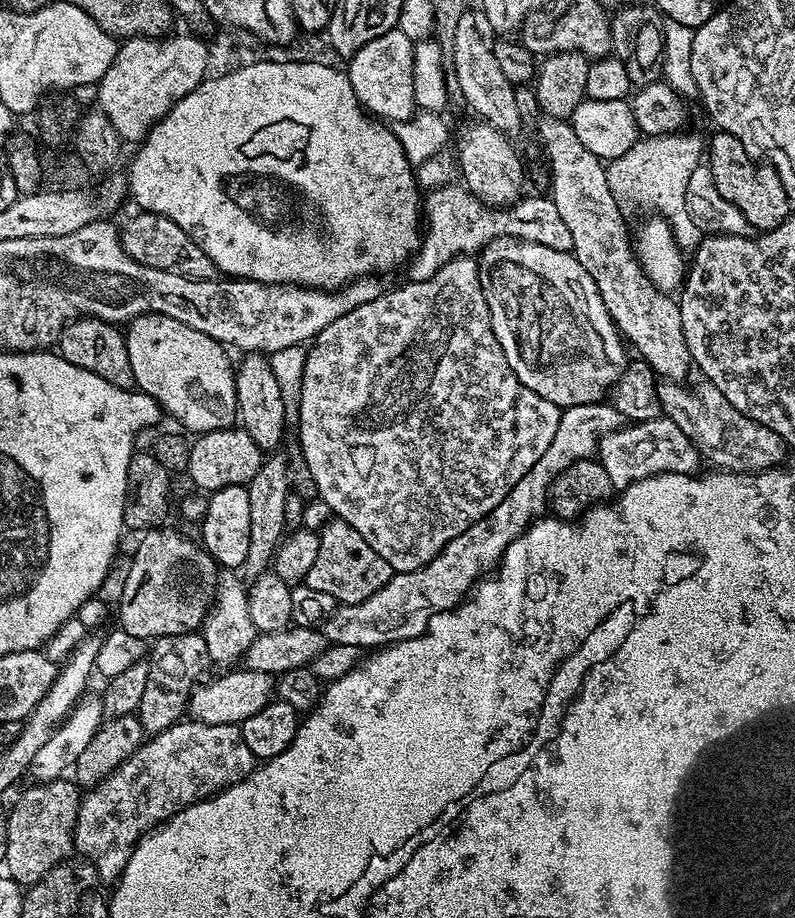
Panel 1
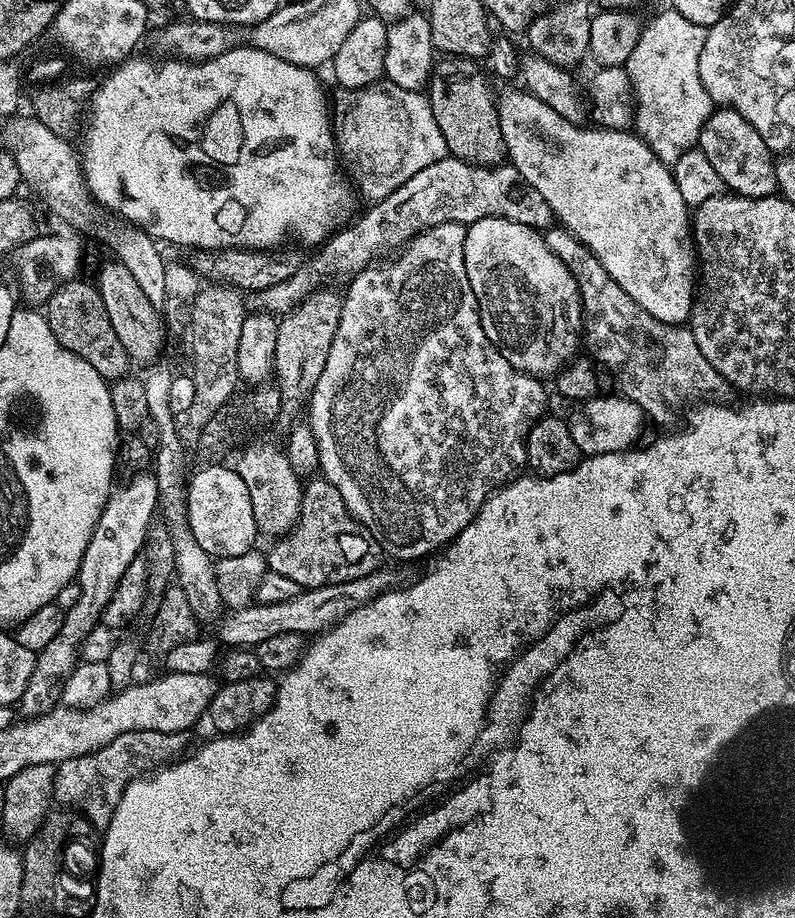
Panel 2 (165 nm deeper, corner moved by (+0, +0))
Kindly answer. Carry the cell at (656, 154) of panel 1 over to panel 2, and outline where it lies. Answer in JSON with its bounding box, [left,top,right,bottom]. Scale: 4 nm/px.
[623,10,714,166]

